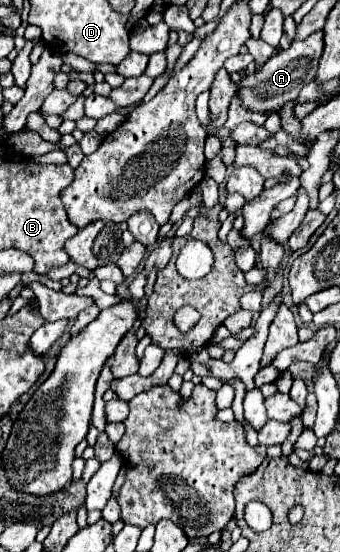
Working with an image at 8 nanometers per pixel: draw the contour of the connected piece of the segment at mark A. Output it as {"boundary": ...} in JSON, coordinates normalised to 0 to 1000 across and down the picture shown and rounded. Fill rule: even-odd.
{"boundary":[[[932,56],[915,60],[897,74],[856,78],[844,92],[809,96],[774,121],[762,121],[750,132],[726,136],[697,150],[697,165],[715,194],[732,201],[797,205],[797,201],[821,201],[821,194],[832,194],[850,183],[874,183],[891,154],[926,143],[944,92],[950,92],[950,56]]]}

